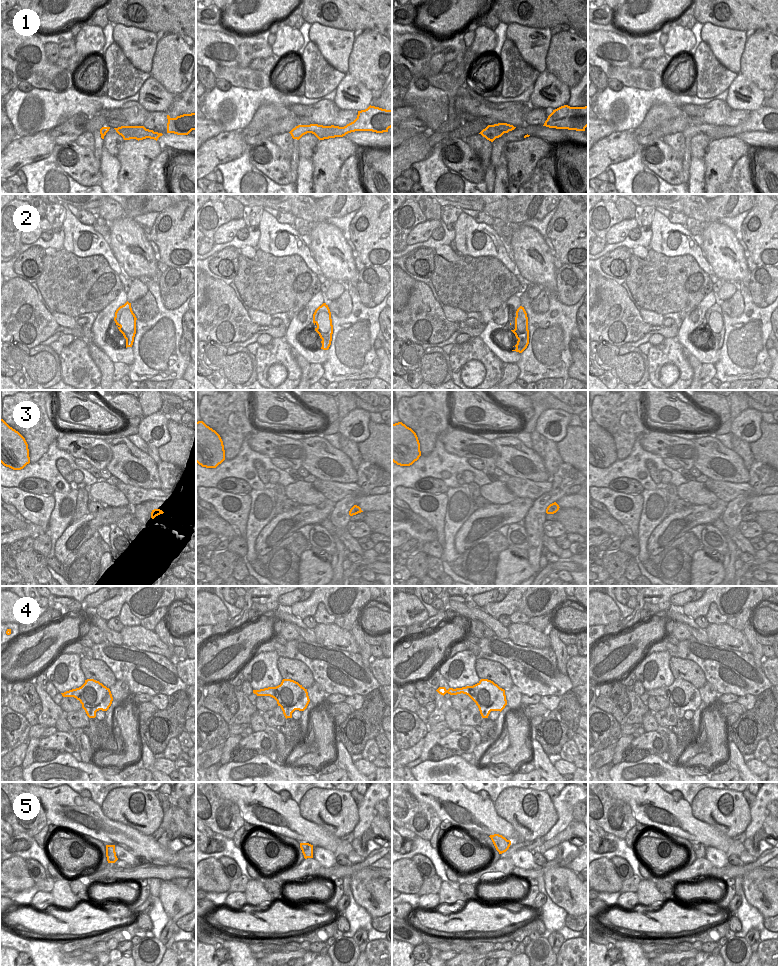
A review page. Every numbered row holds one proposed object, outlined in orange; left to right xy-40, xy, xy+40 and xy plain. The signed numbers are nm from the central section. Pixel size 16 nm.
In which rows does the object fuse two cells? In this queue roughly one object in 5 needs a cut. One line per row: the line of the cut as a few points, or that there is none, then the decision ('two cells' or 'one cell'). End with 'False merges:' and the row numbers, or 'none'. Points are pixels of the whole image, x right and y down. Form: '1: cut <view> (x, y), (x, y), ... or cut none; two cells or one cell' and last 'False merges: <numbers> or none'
1: cut xy (351, 122), (355, 130); two cells
2: cut none; one cell
3: cut none; one cell
4: cut none; one cell
5: cut none; one cell
False merges: 1

